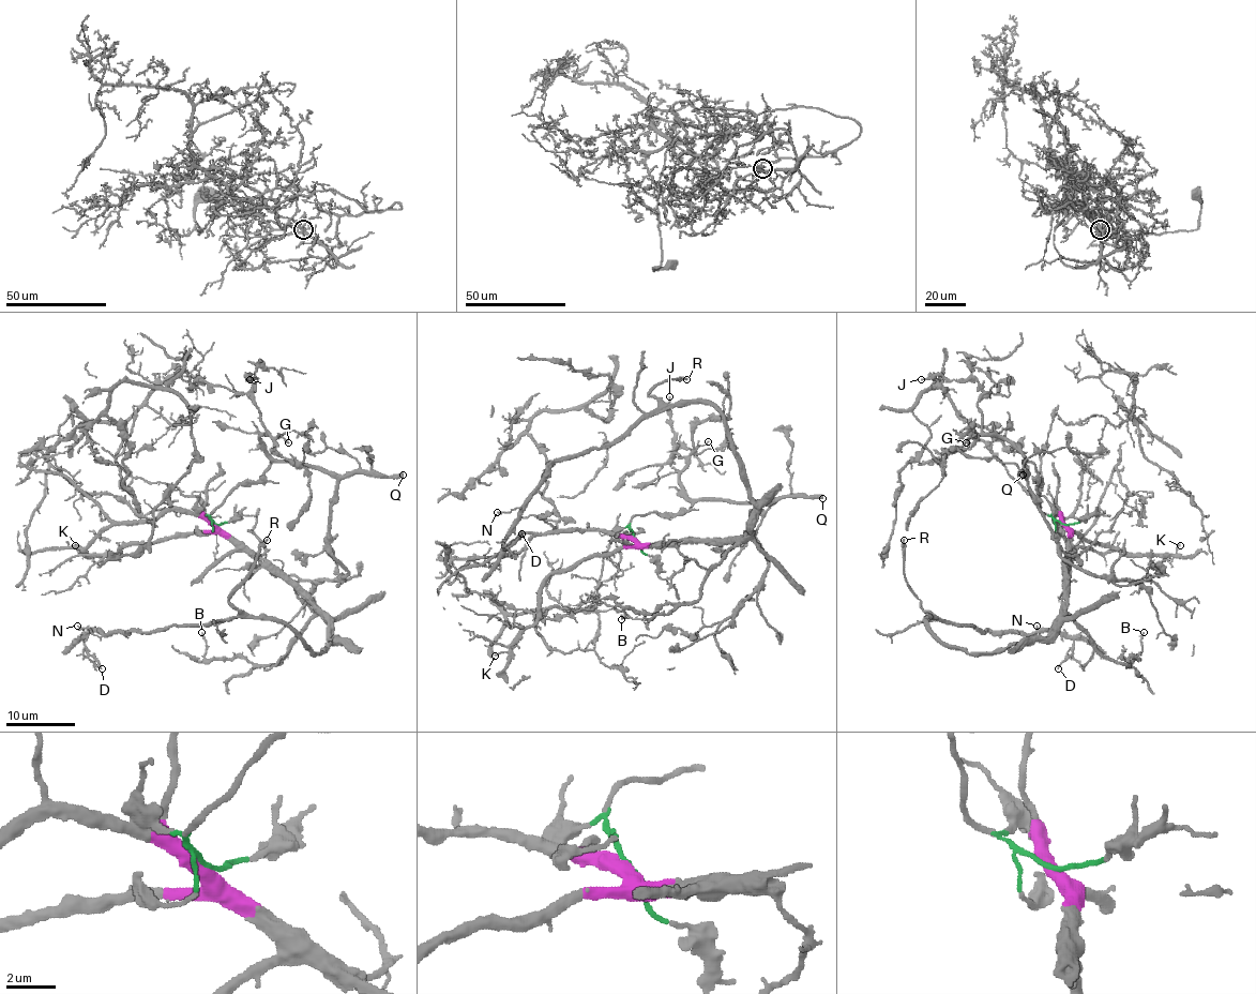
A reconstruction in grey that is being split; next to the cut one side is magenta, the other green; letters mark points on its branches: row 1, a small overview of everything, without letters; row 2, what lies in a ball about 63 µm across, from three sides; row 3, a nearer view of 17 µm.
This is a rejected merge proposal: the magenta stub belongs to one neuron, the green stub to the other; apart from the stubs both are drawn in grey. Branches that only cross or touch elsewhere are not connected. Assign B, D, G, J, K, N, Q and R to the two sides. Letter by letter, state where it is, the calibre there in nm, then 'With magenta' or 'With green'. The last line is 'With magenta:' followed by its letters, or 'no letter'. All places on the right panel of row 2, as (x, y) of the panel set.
B: Place: (1144, 632). Thickness 150 nm. With magenta
D: Place: (1058, 668). Thickness 140 nm. With magenta
G: Place: (966, 442). Thickness 120 nm. With green
J: Place: (921, 379). Thickness 150 nm. With green
K: Place: (1180, 545). Thickness 140 nm. With magenta
N: Place: (1037, 626). Thickness 130 nm. With magenta
Q: Place: (1023, 475). Thickness 440 nm. With green
R: Place: (904, 540). Thickness 240 nm. With magenta
With magenta: B, D, K, N, R

